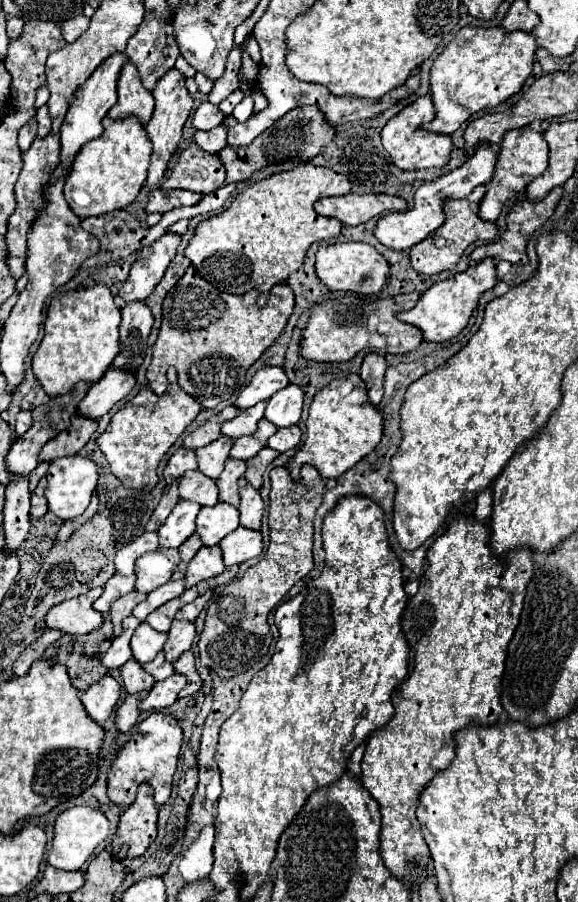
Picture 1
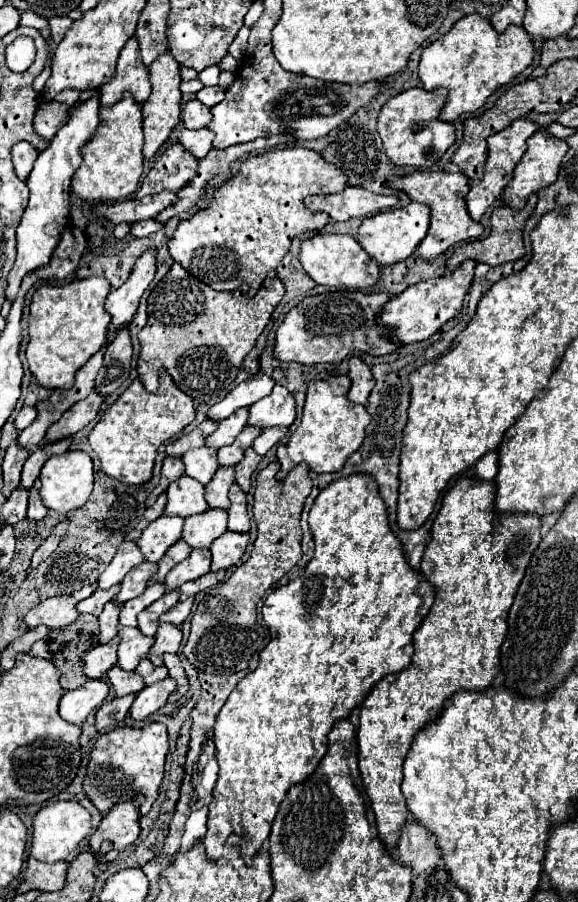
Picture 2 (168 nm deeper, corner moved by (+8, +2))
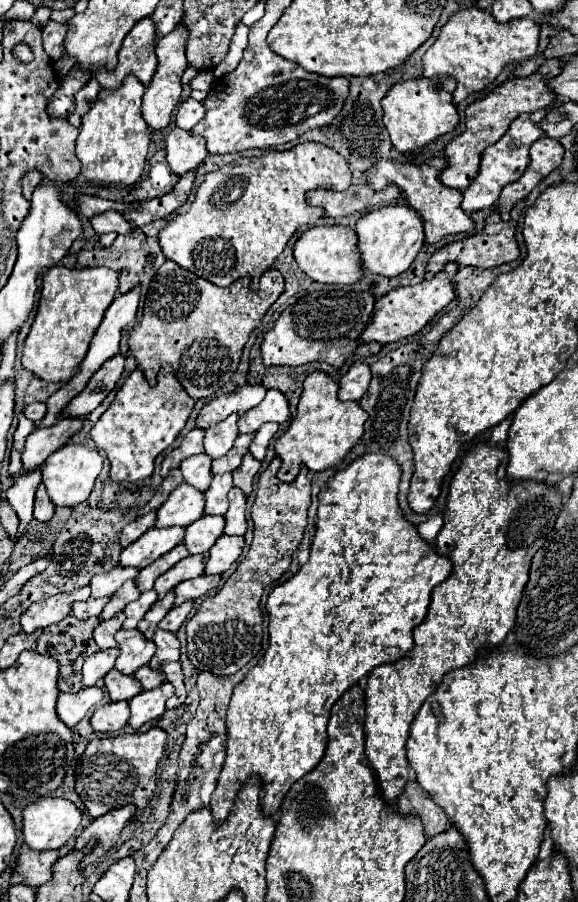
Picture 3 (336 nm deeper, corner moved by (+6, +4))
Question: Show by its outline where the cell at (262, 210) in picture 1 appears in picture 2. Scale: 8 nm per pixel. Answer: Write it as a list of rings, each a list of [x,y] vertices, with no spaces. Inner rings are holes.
[[[277,148],[265,152],[261,156],[251,156],[241,164],[241,170],[219,184],[213,192],[213,206],[209,204],[205,210],[199,210],[187,220],[177,224],[177,230],[169,238],[169,254],[175,262],[179,262],[189,274],[205,282],[215,290],[235,290],[243,282],[247,284],[261,284],[271,270],[283,260],[289,252],[291,240],[297,234],[319,230],[327,224],[329,216],[326,213],[307,210],[303,198],[309,194],[335,194],[345,190],[347,176],[323,160],[321,154],[309,148]]]

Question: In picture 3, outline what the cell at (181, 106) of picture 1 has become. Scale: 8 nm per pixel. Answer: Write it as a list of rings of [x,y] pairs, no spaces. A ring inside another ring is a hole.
[[[179,24],[171,34],[167,34],[165,38],[161,38],[157,42],[157,72],[149,84],[149,88],[143,94],[143,120],[147,122],[147,126],[151,130],[163,130],[169,126],[171,122],[171,114],[175,110],[175,106],[179,104],[179,96],[181,96],[181,74],[187,68],[187,60],[185,60],[185,40],[187,40],[187,30]]]

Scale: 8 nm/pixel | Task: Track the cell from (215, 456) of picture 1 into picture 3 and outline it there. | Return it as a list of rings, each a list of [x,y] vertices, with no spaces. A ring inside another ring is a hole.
[[[197,454],[197,456],[189,456],[181,462],[181,474],[183,480],[191,486],[195,486],[197,490],[205,492],[211,484],[211,458],[205,454]]]

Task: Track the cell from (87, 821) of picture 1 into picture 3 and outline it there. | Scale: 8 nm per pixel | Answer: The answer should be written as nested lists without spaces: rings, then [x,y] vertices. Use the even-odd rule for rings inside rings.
[[[39,798],[23,810],[25,844],[33,850],[59,850],[81,826],[81,810],[65,798]]]

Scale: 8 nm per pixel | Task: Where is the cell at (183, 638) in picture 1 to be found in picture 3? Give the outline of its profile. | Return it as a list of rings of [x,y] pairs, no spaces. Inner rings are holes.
[[[157,628],[153,642],[157,644],[157,652],[149,662],[151,668],[159,670],[165,660],[179,660],[179,640],[173,632],[165,632],[165,630]]]

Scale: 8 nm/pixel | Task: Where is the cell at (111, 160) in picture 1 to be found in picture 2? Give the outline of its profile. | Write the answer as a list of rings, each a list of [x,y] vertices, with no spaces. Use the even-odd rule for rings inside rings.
[[[123,94],[113,106],[99,108],[99,126],[91,140],[81,148],[83,164],[73,174],[71,188],[83,200],[123,200],[131,196],[143,172],[143,130],[141,130],[141,106],[135,102],[133,94]]]

